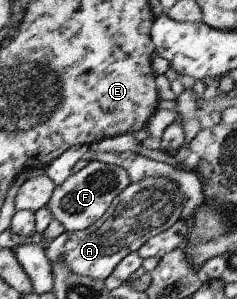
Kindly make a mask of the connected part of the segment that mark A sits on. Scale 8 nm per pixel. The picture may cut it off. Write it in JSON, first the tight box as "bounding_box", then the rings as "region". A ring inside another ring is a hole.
{"bounding_box":[45,176,185,280],"region":[[[149,176],[130,183],[129,187],[113,200],[101,220],[97,220],[96,224],[77,234],[64,231],[47,245],[45,254],[50,264],[61,258],[73,274],[106,280],[125,256],[136,252],[149,238],[169,230],[180,220],[183,200],[185,196],[181,196],[179,184],[175,184],[169,178]]]}

